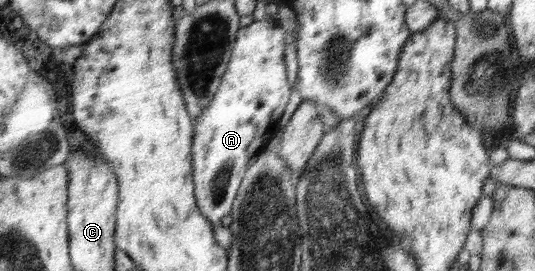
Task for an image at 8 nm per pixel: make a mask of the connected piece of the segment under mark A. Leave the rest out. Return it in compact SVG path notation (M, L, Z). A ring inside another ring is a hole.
M273 20L253 22L239 28L230 61L212 103L191 121L194 127L191 156L196 205L212 224L216 244L226 251L230 250L232 233L222 225L222 217L231 214L246 170L278 133L280 119L292 93L284 64L284 33Z

